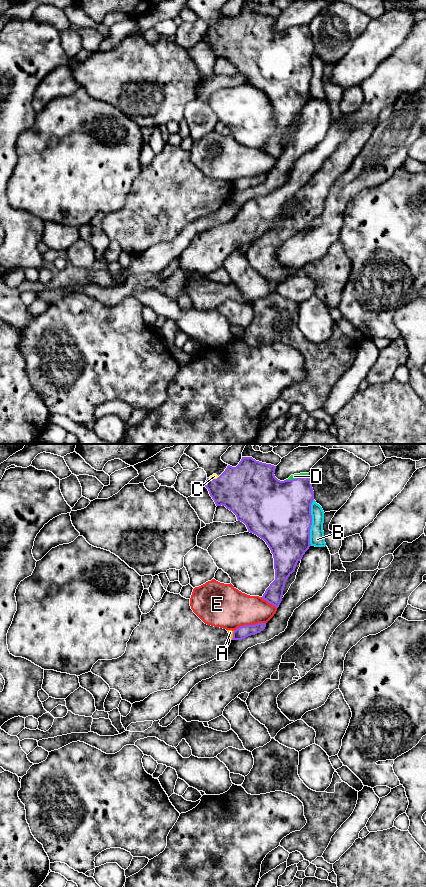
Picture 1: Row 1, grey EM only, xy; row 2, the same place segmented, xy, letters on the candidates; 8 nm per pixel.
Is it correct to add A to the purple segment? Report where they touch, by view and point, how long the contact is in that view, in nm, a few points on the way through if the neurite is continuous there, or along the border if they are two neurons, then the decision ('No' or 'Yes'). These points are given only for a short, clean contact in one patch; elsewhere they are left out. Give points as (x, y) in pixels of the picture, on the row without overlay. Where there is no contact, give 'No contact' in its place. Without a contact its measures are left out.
Touches purple at xy (233, 187). Shared border 80 nm. Boundary: xy (234, 183), (231, 191). No

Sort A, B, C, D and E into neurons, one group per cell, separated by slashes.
A / B / C D / E

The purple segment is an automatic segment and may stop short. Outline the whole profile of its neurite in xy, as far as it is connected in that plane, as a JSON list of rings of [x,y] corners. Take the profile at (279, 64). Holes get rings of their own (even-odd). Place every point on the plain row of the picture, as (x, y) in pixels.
[[[242,9],[236,19],[228,17],[219,29],[213,26],[207,30],[205,39],[216,58],[222,57],[232,63],[237,72],[246,77],[248,84],[263,91],[270,100],[274,110],[275,132],[262,151],[278,160],[286,132],[311,98],[314,43],[309,25],[294,26],[280,33],[274,27],[275,21],[274,17],[256,13],[252,9]]]

